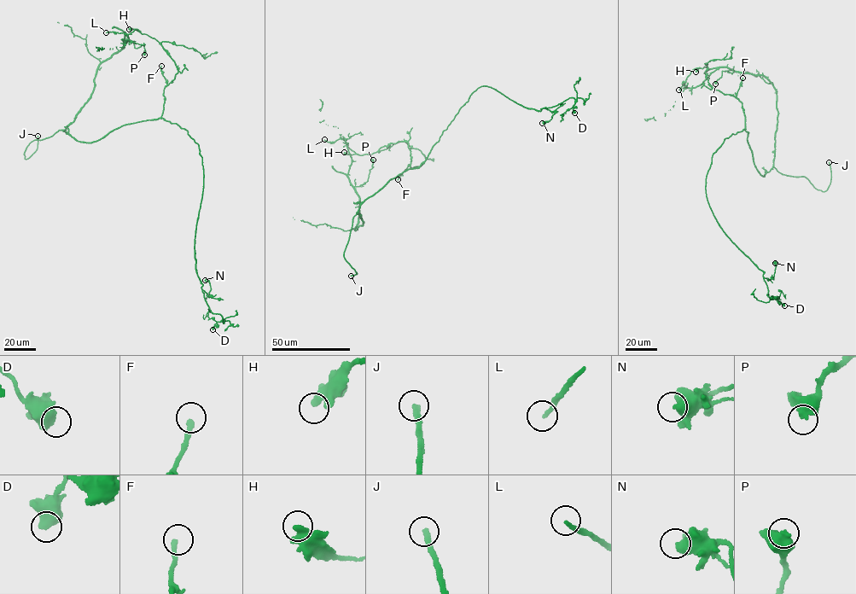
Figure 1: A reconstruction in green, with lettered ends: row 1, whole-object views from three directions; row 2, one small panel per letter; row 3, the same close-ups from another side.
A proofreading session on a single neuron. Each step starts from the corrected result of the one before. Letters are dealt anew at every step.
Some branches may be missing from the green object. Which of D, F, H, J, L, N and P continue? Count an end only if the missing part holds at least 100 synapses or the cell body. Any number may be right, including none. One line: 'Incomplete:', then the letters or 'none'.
Incomplete: none

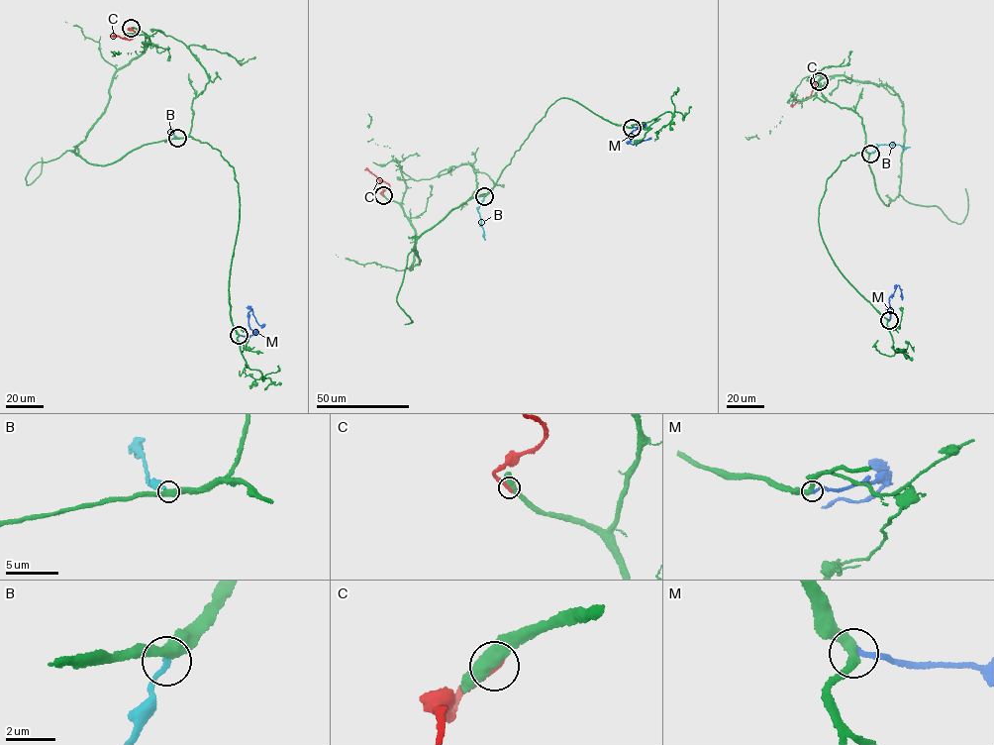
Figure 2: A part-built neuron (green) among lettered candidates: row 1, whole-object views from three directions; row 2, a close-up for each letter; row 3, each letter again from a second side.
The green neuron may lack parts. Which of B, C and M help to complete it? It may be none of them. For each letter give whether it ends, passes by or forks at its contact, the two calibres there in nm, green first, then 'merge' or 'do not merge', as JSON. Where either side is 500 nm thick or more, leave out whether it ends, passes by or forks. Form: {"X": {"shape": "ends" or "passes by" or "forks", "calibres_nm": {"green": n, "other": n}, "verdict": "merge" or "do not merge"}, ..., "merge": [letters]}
{"B": {"shape": "ends", "calibres_nm": {"green": 480, "other": 200}, "verdict": "merge"}, "C": {"calibres_nm": {"green": 500, "other": 320}, "verdict": "do not merge"}, "M": {"shape": "ends", "calibres_nm": {"green": 360, "other": 240}, "verdict": "merge"}, "merge": ["B", "M"]}

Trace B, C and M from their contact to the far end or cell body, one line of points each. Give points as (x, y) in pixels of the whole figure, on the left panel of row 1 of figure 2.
B: (178, 138), (171, 130), (165, 142)
C: (131, 28), (128, 29), (136, 35), (129, 40), (110, 36)
M: (239, 335), (248, 336), (254, 333), (249, 326), (250, 308), (258, 324), (264, 324)

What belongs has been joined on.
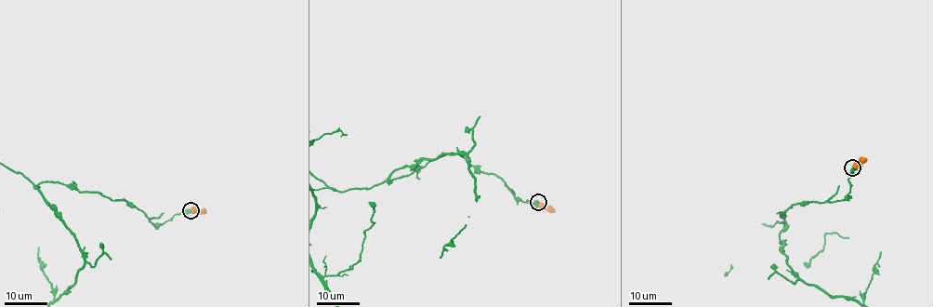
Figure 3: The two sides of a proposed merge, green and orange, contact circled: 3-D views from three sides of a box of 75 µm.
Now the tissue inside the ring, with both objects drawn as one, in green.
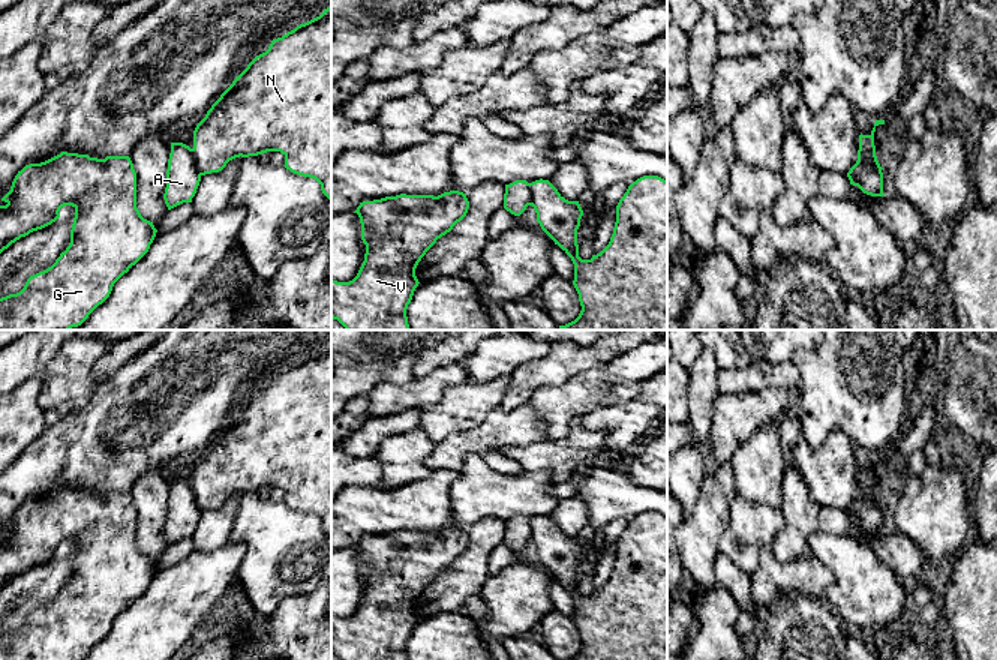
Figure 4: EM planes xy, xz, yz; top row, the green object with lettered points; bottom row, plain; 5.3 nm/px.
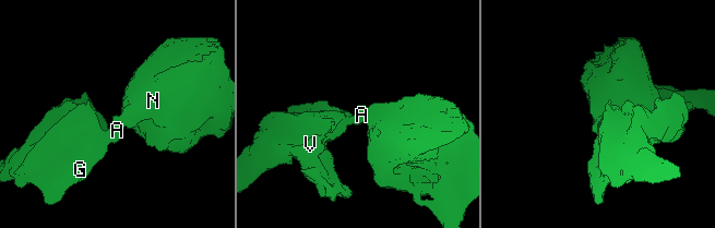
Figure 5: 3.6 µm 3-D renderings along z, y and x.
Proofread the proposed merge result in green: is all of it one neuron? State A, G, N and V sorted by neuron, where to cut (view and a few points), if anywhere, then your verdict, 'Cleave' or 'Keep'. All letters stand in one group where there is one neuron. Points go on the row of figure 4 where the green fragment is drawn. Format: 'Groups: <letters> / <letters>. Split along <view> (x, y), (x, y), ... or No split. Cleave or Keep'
Groups: A G V / N. Split along xy (191, 149), (195, 158), (195, 168), (201, 174). Cleave

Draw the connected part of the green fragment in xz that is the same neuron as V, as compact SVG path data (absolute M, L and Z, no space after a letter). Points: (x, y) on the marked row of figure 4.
M459 190L438 196L400 194L360 202L354 213L361 224L364 261L352 280L331 280L331 318L346 330L409 330L406 309L420 284L415 268L436 240L466 216L468 208L466 194Z

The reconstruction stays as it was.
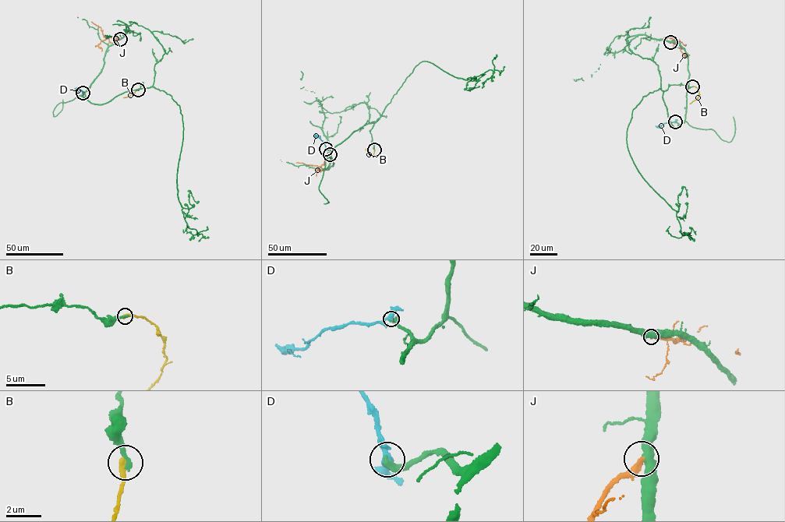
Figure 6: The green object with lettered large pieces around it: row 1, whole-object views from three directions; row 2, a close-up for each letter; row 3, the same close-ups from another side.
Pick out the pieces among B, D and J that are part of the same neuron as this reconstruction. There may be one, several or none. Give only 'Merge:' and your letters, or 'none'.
Merge: none

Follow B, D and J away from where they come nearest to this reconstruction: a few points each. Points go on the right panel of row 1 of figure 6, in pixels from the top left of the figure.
B: (692, 86), (697, 87), (699, 93), (689, 104)
D: (675, 121), (664, 123), (658, 126), (659, 128)
J: (670, 42), (677, 42), (679, 44), (671, 37), (663, 37)

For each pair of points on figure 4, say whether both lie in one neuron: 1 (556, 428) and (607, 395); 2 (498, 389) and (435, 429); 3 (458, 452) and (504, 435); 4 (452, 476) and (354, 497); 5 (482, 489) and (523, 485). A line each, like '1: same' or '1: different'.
1: same
2: same
3: same
4: same
5: same

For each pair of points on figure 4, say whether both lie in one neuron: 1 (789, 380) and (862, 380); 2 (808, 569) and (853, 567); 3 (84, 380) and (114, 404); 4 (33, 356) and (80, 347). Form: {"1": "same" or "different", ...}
{"1": "different", "2": "different", "3": "different", "4": "different"}

